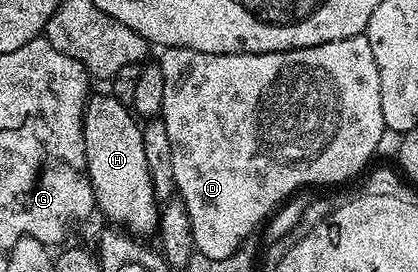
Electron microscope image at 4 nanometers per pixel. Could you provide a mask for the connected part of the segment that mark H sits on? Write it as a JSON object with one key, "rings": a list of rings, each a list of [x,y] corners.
{"rings":[[[95,94],[86,100],[84,113],[84,145],[86,146],[86,171],[94,190],[94,201],[99,212],[111,219],[115,228],[135,237],[155,234],[159,226],[160,202],[153,193],[147,158],[142,144],[139,120],[127,104],[113,94]]]}

